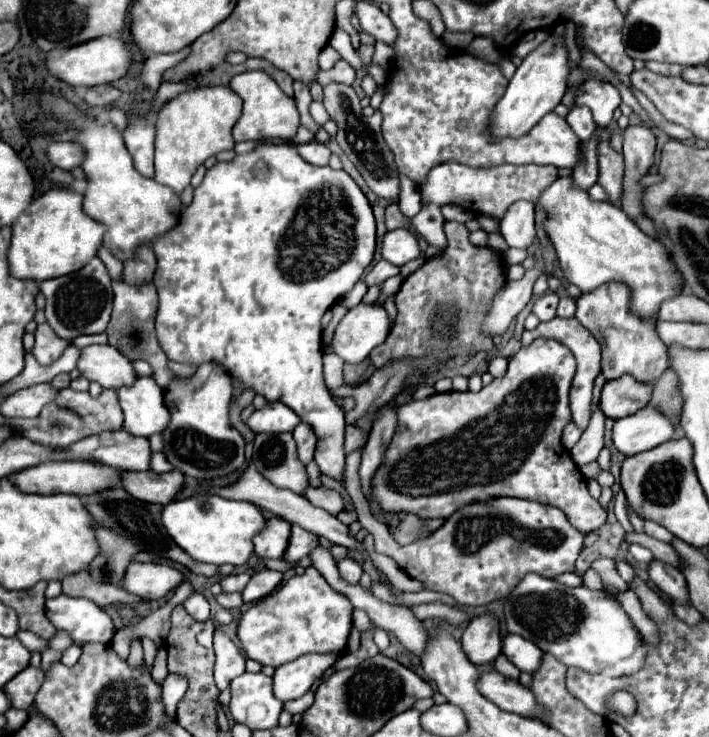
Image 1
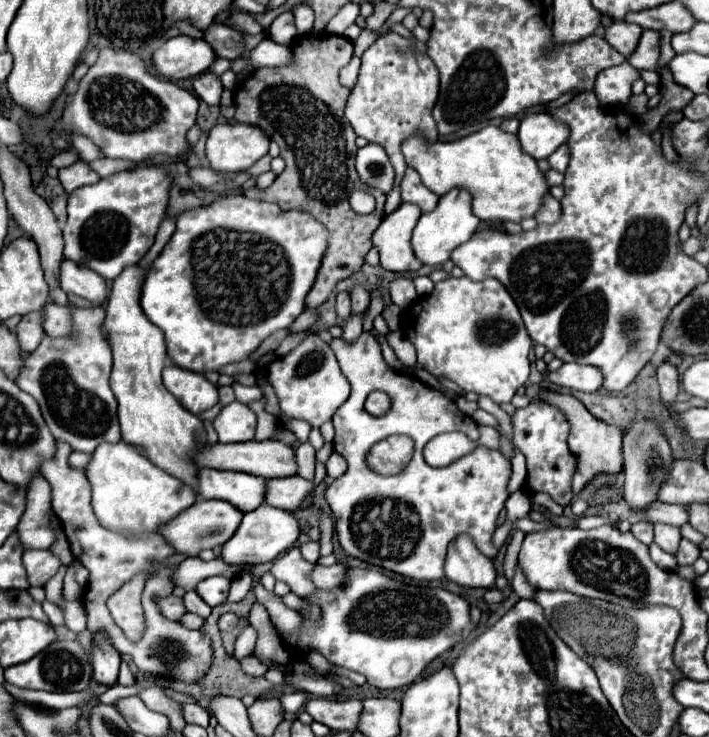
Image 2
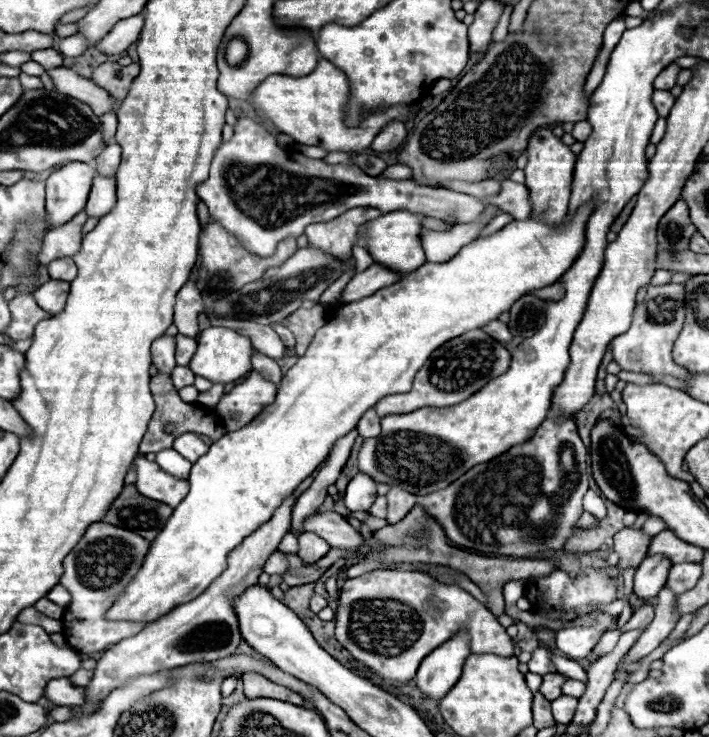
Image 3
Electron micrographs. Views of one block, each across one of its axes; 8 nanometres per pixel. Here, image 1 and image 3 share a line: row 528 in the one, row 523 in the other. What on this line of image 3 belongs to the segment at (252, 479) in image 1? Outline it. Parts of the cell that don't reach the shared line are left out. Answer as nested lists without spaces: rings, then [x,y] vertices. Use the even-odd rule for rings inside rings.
[[[322,512],[304,522],[304,532],[316,532],[322,536],[332,548],[344,550],[360,550],[366,540],[364,536],[346,522],[344,516],[336,512]]]

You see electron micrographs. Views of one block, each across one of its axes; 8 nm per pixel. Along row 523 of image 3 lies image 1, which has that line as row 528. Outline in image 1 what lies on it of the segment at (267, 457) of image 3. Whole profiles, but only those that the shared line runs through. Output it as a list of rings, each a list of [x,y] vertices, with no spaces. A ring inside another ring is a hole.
[[[206,494],[166,504],[162,510],[162,520],[174,542],[194,560],[208,564],[228,562],[232,566],[244,566],[248,562],[254,552],[252,538],[266,526],[266,518],[254,504]]]

